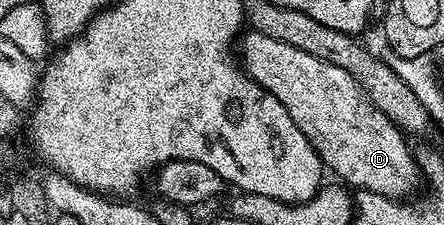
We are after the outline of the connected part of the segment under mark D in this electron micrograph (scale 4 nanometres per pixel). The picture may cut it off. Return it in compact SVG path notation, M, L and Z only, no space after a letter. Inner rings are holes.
M252 32L249 33L249 35L249 38L244 42L244 62L242 58L242 69L244 73L247 74L248 77L256 79L256 82L260 87L267 90L268 93L273 94L273 96L276 97L276 99L282 104L282 108L286 108L288 110L288 114L294 120L294 124L301 130L301 132L303 132L304 141L309 142L309 144L316 149L316 153L320 156L321 163L323 163L323 165L327 167L331 173L333 170L333 172L341 178L337 178L341 183L349 184L348 182L353 182L354 185L360 186L356 188L359 188L361 191L370 194L384 194L388 198L395 198L397 200L407 199L407 194L415 192L416 185L420 182L418 176L421 178L422 166L418 161L418 158L416 162L415 156L411 154L412 150L408 147L407 142L409 139L405 137L398 127L392 124L392 121L389 120L389 118L384 117L381 110L376 110L374 108L374 104L368 100L366 95L360 93L358 84L352 79L350 72L336 70L334 68L334 64L322 62L320 59L310 56L309 54L303 54L301 50L296 50L293 46L287 46L286 44L282 44L273 38L266 38L263 34Z

